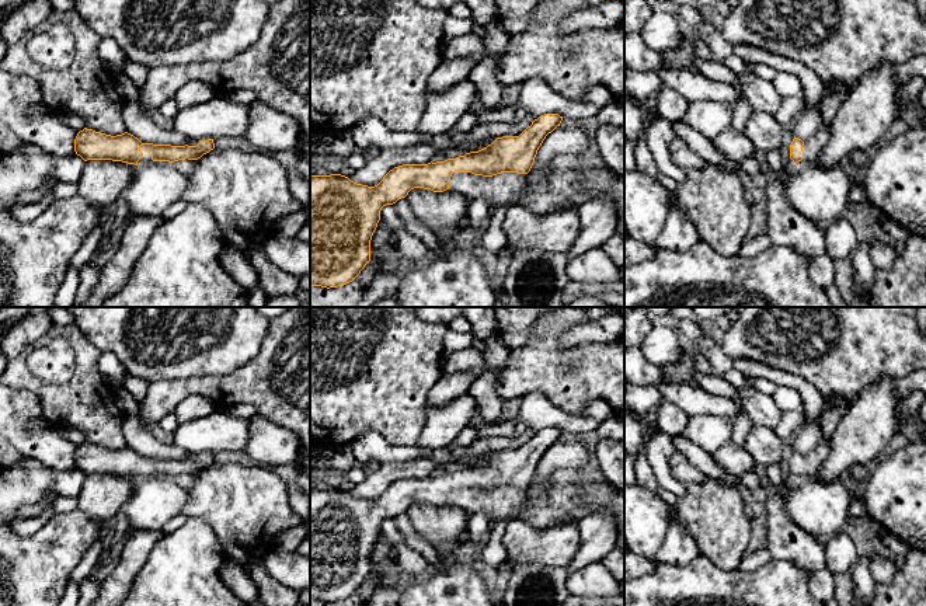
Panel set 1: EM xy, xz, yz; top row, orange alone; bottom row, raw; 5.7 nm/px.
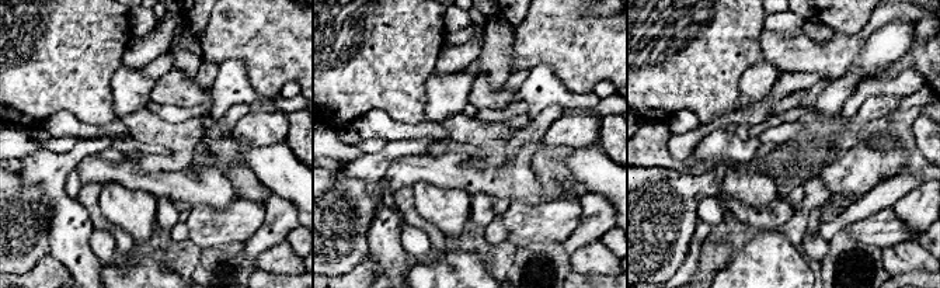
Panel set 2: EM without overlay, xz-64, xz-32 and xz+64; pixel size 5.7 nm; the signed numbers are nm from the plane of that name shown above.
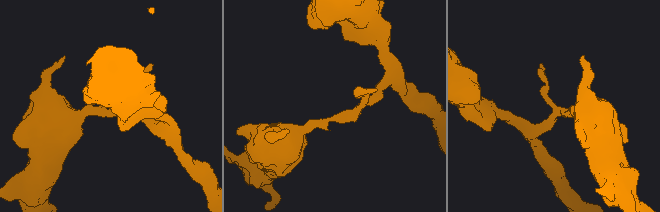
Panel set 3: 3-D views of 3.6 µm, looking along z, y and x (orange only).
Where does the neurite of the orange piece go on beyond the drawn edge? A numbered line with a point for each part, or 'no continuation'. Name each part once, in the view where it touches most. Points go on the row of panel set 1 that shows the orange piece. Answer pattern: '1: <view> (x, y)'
1: xz (507, 188)

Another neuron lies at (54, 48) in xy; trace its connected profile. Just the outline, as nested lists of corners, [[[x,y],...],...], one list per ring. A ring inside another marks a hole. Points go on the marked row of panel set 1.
[[[63,24],[36,32],[27,43],[28,55],[41,66],[58,72],[67,70],[74,60],[74,36]]]

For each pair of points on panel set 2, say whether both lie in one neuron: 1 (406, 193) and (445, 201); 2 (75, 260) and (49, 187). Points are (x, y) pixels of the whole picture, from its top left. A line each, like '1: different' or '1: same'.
1: different
2: same

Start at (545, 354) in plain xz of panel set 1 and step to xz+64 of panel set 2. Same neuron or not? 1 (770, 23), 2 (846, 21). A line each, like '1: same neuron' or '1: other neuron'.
1: other neuron
2: other neuron

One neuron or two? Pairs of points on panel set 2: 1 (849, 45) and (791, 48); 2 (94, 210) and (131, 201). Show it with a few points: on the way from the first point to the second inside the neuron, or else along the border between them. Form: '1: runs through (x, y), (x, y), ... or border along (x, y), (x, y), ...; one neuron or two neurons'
1: runs through (835, 52), (806, 52); one neuron
2: border along (104, 183), (100, 191), (100, 211), (125, 231); two neurons

